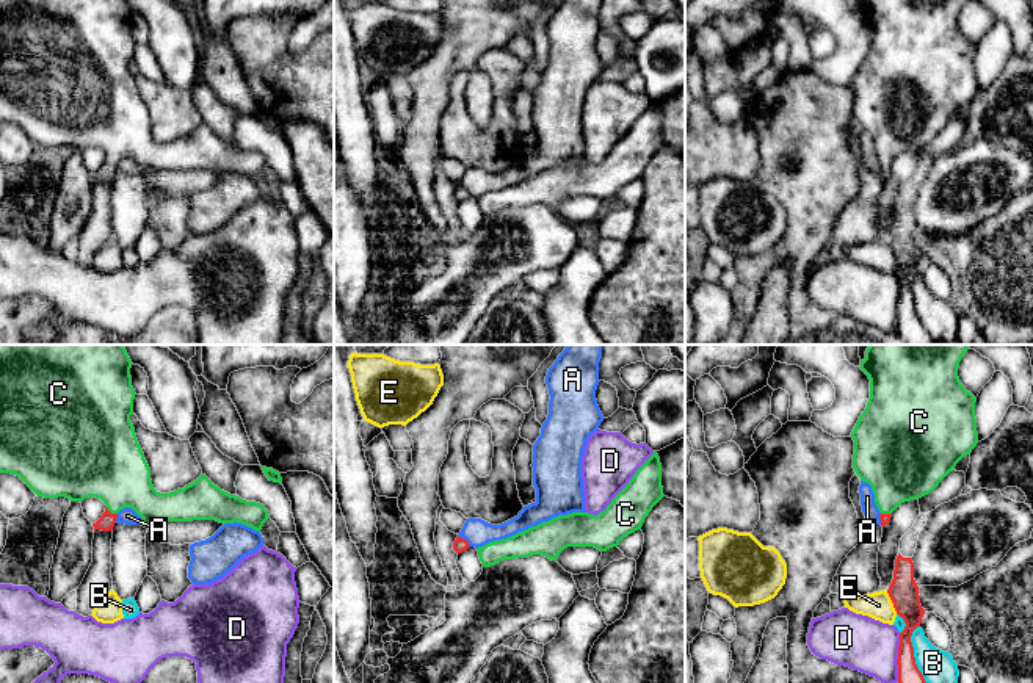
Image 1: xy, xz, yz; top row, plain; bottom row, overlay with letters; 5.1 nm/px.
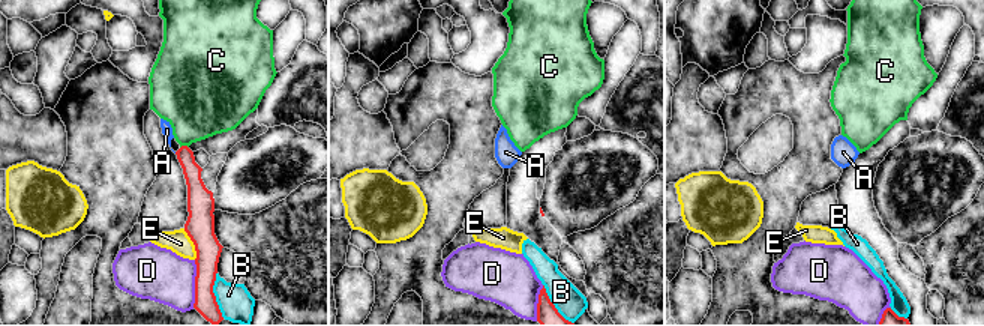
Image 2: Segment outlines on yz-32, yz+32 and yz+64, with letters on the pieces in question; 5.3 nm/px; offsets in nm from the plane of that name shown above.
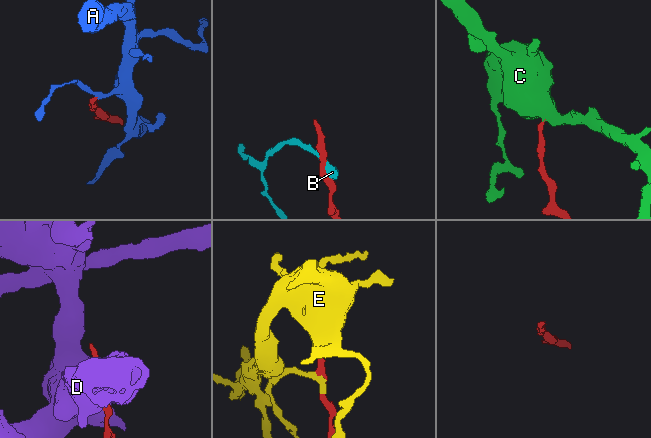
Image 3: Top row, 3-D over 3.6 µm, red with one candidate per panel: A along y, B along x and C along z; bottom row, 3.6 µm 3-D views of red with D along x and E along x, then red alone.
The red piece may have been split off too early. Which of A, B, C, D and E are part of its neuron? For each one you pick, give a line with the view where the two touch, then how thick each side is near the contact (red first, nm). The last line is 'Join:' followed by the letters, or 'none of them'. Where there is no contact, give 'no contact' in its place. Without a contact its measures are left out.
C: meets red in xy; 80 nm thick on the red side, 360 nm on the other
Join: C

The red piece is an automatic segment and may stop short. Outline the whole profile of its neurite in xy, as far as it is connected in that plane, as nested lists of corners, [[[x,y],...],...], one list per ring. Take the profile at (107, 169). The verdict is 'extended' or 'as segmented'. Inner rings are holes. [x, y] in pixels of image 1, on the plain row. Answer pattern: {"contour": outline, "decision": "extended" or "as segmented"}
{"contour": [[[0,0],[0,122],[19,125],[38,146],[66,146],[71,150],[100,147],[107,157],[92,172],[94,180],[113,180],[118,161],[132,157],[144,177],[160,171],[216,169],[237,171],[260,182],[270,168],[265,155],[221,139],[205,124],[169,143],[154,138],[150,117],[130,70],[136,44],[132,14],[127,0]]], "decision": "extended"}

